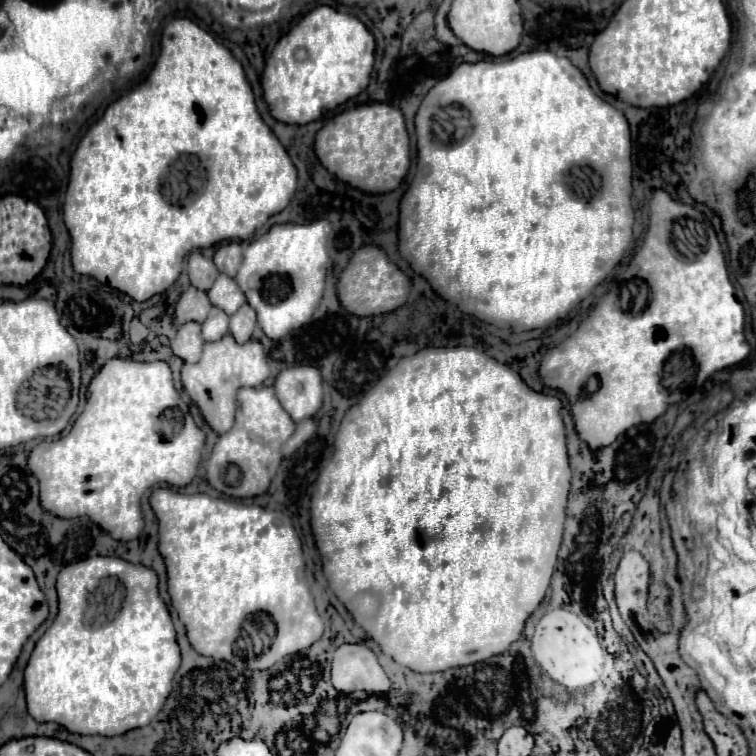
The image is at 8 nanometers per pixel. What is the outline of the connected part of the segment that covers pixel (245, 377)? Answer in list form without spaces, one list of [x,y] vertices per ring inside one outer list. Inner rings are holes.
[[[226,334],[226,338],[220,338],[218,342],[206,342],[202,356],[196,364],[182,366],[182,384],[188,396],[198,404],[210,428],[218,434],[224,434],[234,424],[234,412],[236,412],[234,402],[236,402],[238,388],[240,386],[262,386],[268,374],[270,374],[270,368],[266,362],[266,354],[258,340],[238,344],[234,342],[230,334]]]

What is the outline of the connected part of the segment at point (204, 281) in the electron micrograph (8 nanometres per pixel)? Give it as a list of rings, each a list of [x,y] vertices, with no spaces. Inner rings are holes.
[[[198,250],[188,256],[188,268],[186,270],[188,270],[190,282],[200,290],[208,290],[214,284],[214,278],[218,276],[218,268],[214,266],[214,262]]]

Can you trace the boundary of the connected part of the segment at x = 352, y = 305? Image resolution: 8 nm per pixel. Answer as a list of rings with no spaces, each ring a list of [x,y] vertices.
[[[362,246],[360,250],[356,250],[340,276],[342,276],[338,280],[340,302],[350,314],[356,314],[356,316],[386,314],[390,310],[396,310],[406,302],[412,286],[410,278],[396,264],[392,264],[386,252],[378,246]]]

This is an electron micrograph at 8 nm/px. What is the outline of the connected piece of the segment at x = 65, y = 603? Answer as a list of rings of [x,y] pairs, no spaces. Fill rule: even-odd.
[[[98,556],[64,566],[58,574],[56,590],[60,600],[58,616],[36,642],[24,670],[24,690],[30,716],[34,716],[38,722],[56,722],[76,734],[118,736],[128,730],[148,726],[152,718],[162,710],[172,690],[172,678],[180,666],[176,630],[170,612],[158,592],[158,574],[142,564]],[[106,576],[116,576],[124,582],[124,608],[114,608],[114,618],[98,618],[98,614],[110,614],[110,608],[98,610],[90,608],[88,604],[88,596]]]

